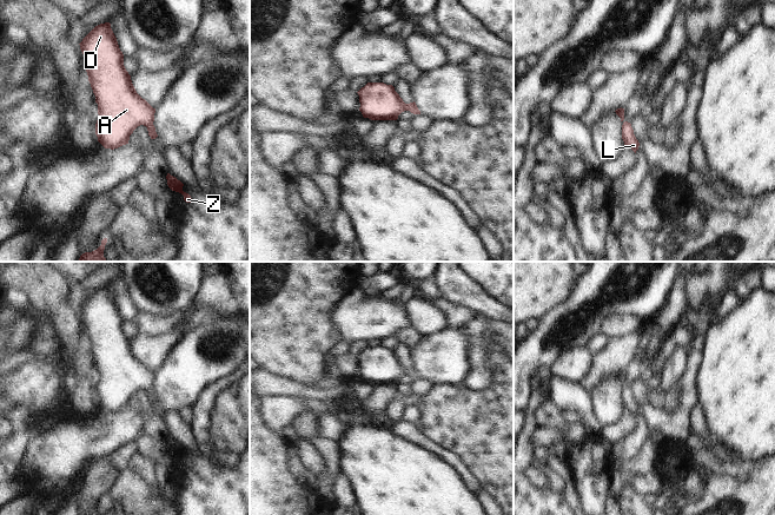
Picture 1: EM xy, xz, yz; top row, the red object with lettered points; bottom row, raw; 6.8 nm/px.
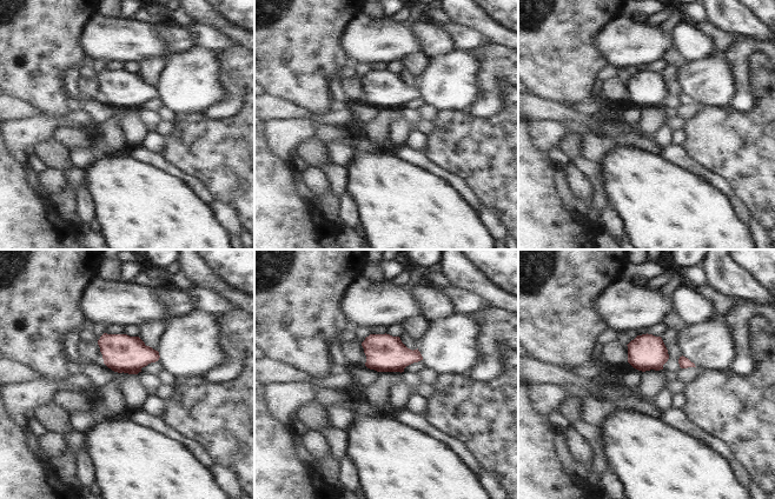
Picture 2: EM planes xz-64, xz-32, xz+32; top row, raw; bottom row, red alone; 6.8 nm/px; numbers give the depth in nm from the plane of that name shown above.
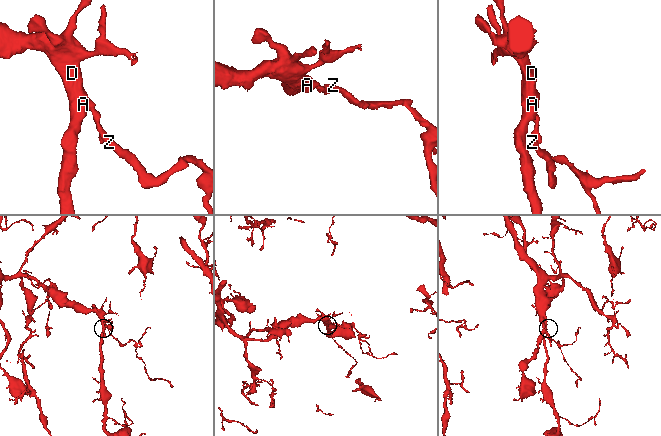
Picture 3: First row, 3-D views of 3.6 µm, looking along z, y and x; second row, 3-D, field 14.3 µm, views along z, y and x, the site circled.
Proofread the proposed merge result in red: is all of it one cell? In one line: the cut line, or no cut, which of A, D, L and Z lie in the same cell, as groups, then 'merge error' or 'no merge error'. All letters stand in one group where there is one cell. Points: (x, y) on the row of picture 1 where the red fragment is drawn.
no cut; A D L Z; no merge error

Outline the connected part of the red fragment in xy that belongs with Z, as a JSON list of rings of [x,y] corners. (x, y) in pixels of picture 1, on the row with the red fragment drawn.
[[[167,173],[166,179],[167,179],[168,187],[172,191],[181,193],[184,196],[184,200],[186,203],[192,203],[193,202],[191,196],[183,191],[184,184],[180,180],[178,180],[175,177],[171,176],[170,173]]]

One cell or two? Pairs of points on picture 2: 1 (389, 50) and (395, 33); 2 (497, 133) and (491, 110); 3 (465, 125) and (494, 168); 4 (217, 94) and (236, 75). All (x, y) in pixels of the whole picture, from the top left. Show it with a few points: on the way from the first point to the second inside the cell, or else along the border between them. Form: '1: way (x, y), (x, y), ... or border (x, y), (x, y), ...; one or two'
1: way (390, 46), (390, 40), (393, 37); one
2: border (505, 94), (496, 114), (471, 112); two
3: way (465, 135), (488, 158); one
4: border (222, 59), (223, 85), (230, 97), (209, 108); two

